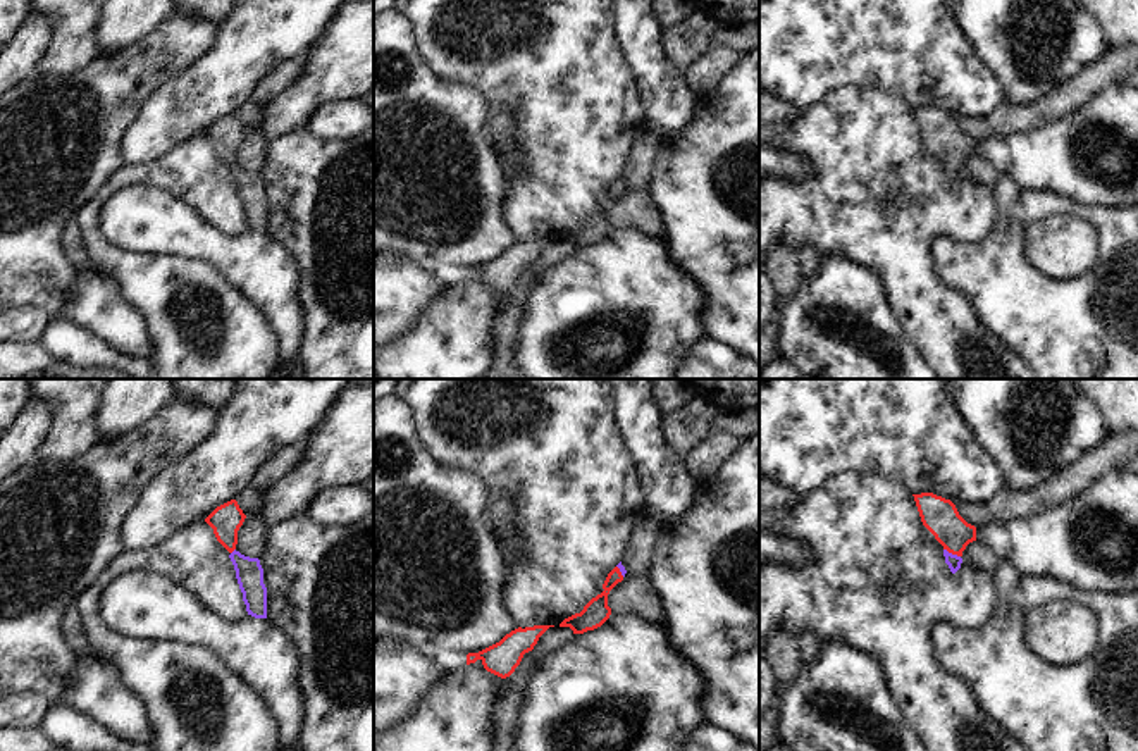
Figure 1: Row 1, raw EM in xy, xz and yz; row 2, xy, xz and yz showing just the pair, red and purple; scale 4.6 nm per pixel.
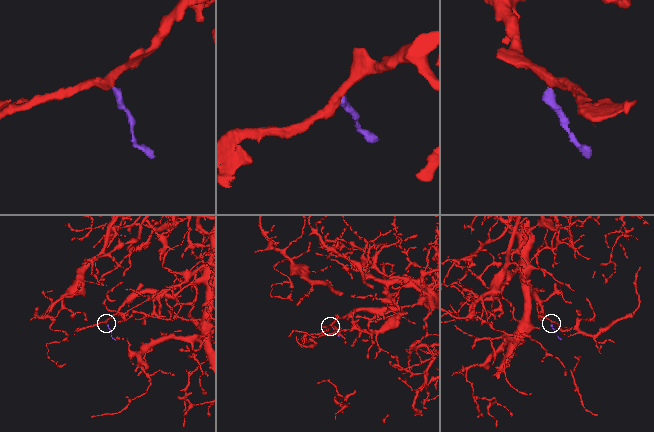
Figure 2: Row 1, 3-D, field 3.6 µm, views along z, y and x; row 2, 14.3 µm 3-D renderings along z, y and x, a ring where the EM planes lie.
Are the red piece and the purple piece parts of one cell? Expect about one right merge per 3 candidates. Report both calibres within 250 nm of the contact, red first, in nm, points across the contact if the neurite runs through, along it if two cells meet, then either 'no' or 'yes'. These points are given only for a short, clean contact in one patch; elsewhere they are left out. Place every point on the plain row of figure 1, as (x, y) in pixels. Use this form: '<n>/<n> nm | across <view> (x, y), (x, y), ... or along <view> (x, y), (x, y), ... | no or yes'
170/70 nm | across yz (939, 130), (952, 147), (952, 167), (954, 176) | yes

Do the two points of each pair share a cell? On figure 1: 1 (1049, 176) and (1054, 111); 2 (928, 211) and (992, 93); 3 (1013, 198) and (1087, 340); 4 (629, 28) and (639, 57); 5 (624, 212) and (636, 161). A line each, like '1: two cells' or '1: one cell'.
1: two cells
2: two cells
3: one cell
4: one cell
5: one cell

